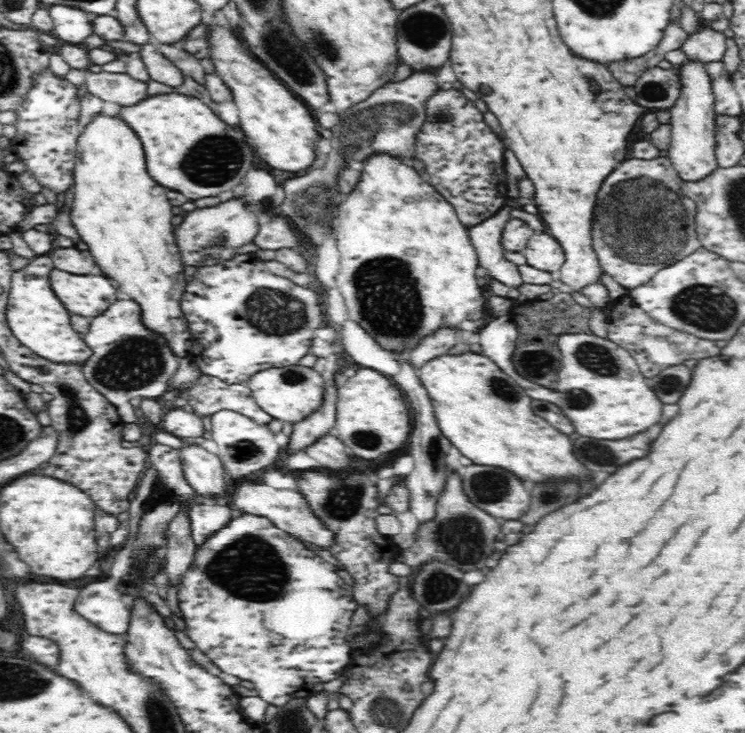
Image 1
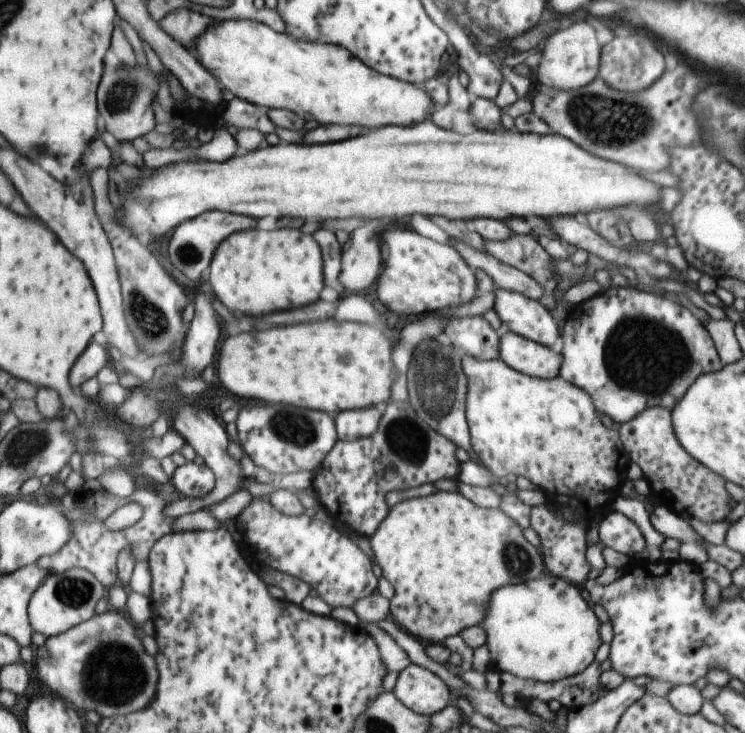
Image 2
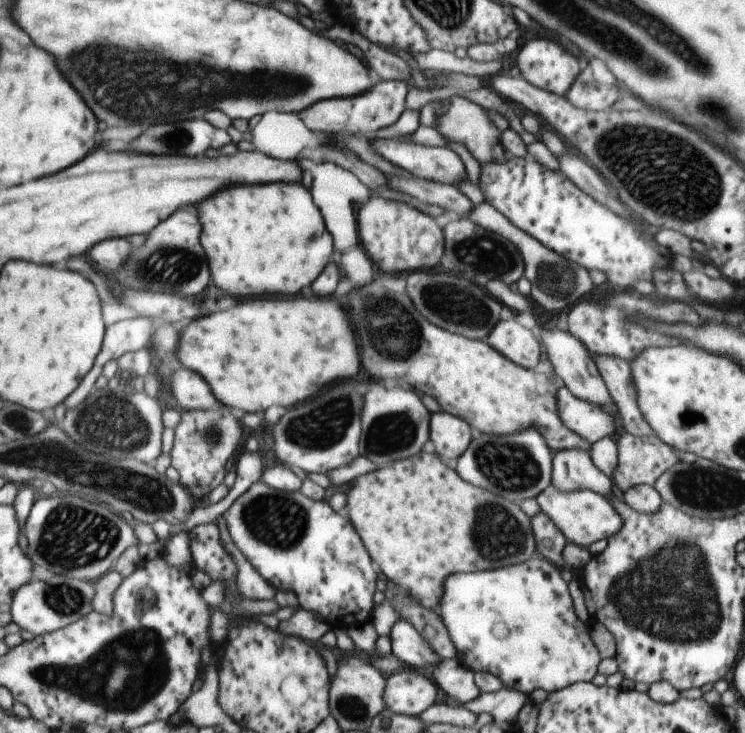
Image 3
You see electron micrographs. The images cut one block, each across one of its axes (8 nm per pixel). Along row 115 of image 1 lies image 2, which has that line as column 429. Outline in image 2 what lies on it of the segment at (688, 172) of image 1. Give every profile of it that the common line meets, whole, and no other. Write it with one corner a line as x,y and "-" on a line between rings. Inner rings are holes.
414,663
399,672
391,691
403,706
427,717
443,710
449,702
447,686
441,679

